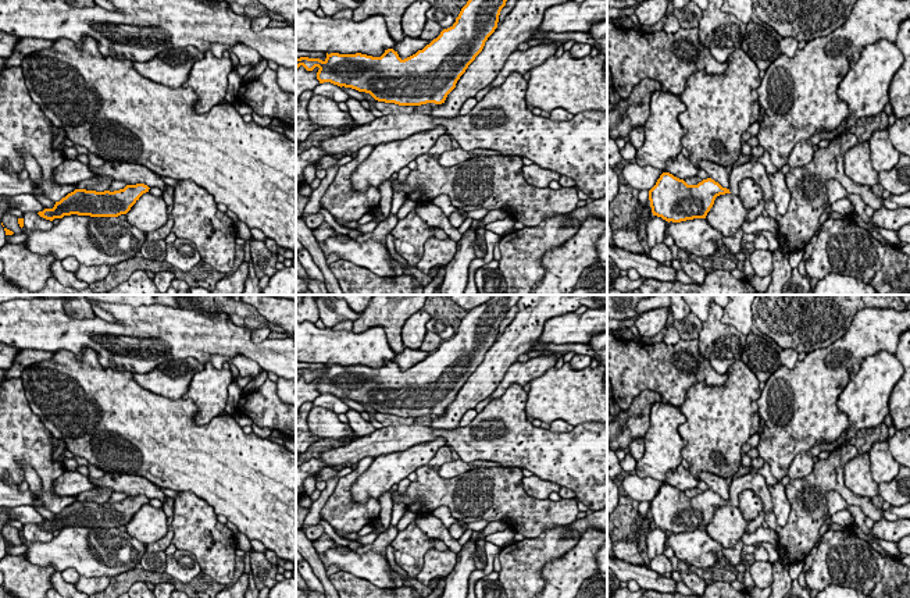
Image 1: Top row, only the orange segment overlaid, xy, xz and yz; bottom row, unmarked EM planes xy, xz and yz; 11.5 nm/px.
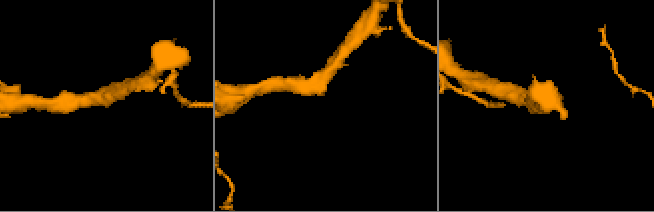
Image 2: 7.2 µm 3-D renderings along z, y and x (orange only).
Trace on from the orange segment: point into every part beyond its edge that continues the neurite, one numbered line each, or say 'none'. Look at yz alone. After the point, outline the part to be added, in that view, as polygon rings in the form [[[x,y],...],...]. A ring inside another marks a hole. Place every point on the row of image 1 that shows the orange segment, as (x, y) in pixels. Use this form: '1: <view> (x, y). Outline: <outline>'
1: yz (755, 170). Outline: [[[747,161],[742,165],[734,165],[732,171],[729,174],[729,192],[732,195],[739,193],[739,182],[743,178],[752,178],[756,181],[764,193],[764,202],[772,200],[772,193],[771,193],[771,185],[768,181],[768,174],[766,171],[766,167],[760,161]]]

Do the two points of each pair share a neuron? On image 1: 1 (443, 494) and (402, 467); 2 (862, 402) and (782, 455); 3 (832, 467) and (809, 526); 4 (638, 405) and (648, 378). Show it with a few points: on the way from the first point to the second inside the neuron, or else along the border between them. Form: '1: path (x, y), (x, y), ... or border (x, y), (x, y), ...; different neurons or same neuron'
1: border (432, 456), (414, 470); different neurons
2: border (849, 381), (838, 399), (846, 416), (845, 429); different neurons
3: path (820, 481), (810, 491), (809, 512); same neuron
4: border (660, 395), (642, 390), (621, 410); different neurons

